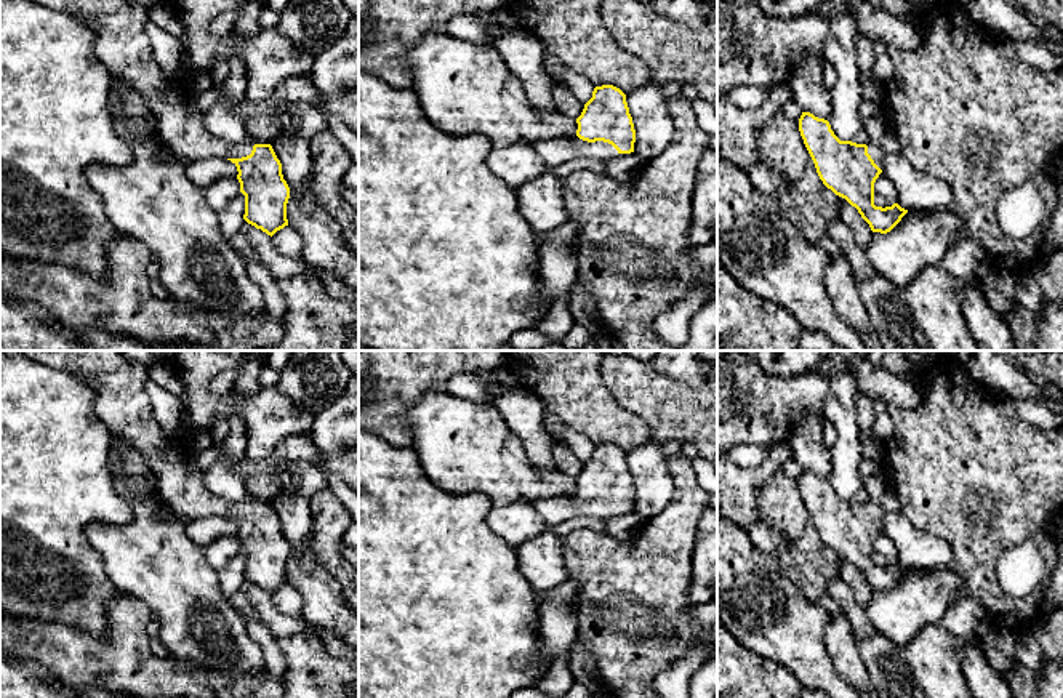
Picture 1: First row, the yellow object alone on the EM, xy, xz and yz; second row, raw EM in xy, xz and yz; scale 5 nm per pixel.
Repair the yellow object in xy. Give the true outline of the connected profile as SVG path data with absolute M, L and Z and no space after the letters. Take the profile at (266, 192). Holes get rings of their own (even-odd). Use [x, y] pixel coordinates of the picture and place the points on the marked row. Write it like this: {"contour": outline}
{"contour": "M29 0L43 5L54 11L67 13L96 32L94 54L114 78L126 82L146 101L147 107L157 118L158 136L162 142L181 160L197 162L200 158L219 157L231 160L237 166L237 179L240 192L245 195L243 219L261 229L267 235L288 226L287 203L290 199L290 187L282 174L282 163L277 158L271 144L231 144L221 138L213 136L205 123L203 112L195 101L178 94L170 78L154 58L150 40L146 34L149 21L147 11L128 0Z"}

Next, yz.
{"contour": "M802 112L799 131L823 184L858 210L872 232L890 232L908 210L874 205L874 183L885 152L876 144L840 141L824 118Z"}

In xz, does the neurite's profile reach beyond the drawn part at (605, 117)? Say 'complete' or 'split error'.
split error

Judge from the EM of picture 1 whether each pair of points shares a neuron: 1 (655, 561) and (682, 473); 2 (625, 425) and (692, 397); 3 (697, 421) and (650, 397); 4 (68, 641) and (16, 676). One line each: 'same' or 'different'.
1: same
2: different
3: same
4: different

